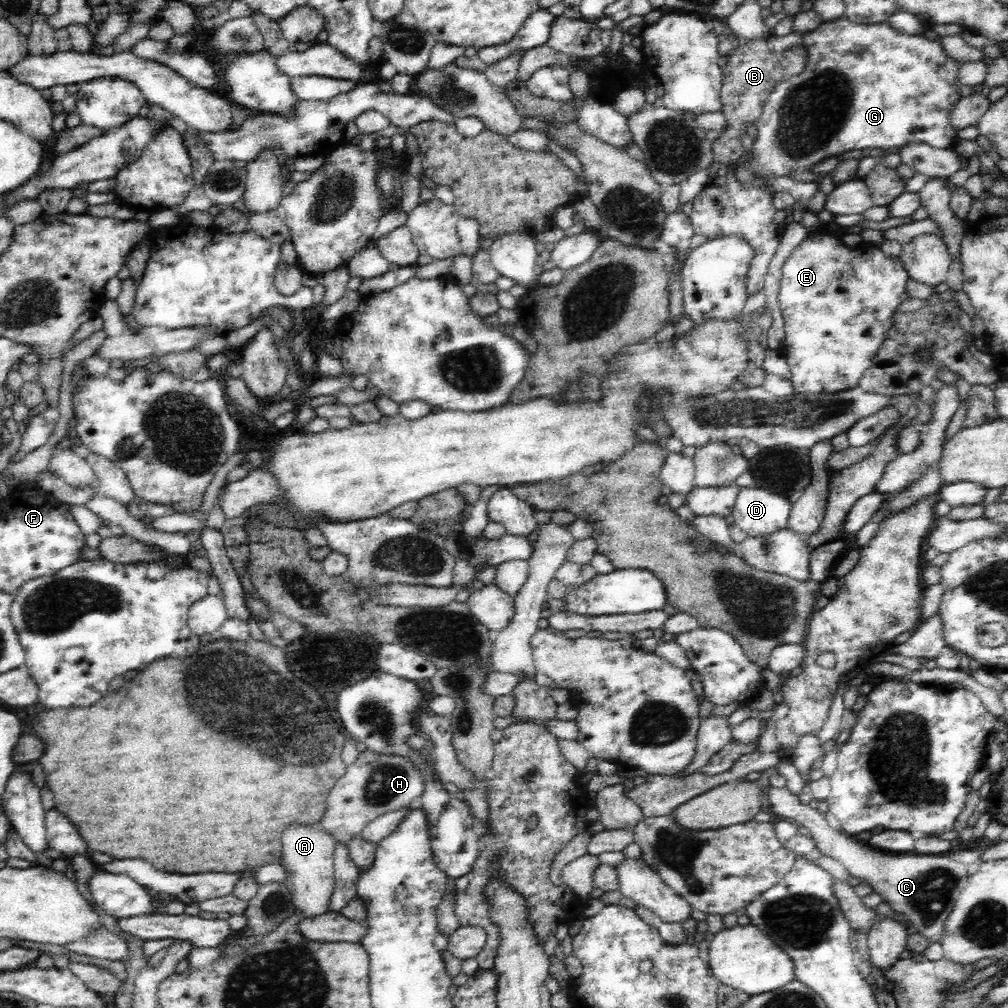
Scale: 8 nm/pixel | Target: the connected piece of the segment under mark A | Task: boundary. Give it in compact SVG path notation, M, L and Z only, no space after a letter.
M292 822L290 828L282 834L284 842L284 856L280 856L280 864L286 870L284 884L290 891L294 906L303 918L312 918L318 914L328 912L328 904L334 892L333 866L334 850L337 842L335 838L318 823Z

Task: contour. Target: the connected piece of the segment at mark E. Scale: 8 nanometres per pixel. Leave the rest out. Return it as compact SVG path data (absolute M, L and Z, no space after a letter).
M815 233L808 235L803 242L796 246L796 249L790 254L790 257L782 264L782 278L778 290L778 304L781 308L781 314L785 323L785 342L780 348L784 358L786 358L791 370L791 382L795 392L810 392L811 394L836 394L836 392L844 392L844 390L852 390L859 387L859 380L866 372L867 368L873 365L876 353L882 342L886 338L887 331L890 330L890 325L894 322L894 311L900 306L904 299L905 286L909 278L909 274L902 266L899 259L886 257L880 248L861 244L856 248L846 246L839 236Z

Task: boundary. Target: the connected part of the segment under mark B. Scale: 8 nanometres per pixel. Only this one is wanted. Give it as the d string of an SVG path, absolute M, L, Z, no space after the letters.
M766 37L740 41L734 49L722 70L722 86L720 101L722 101L723 116L727 121L727 128L720 133L720 137L713 142L715 162L730 165L742 157L742 135L747 132L748 124L755 124L762 115L764 102L767 101L776 83L790 79L800 74L807 61L807 50L802 44L796 44L781 53L772 53L768 49Z

